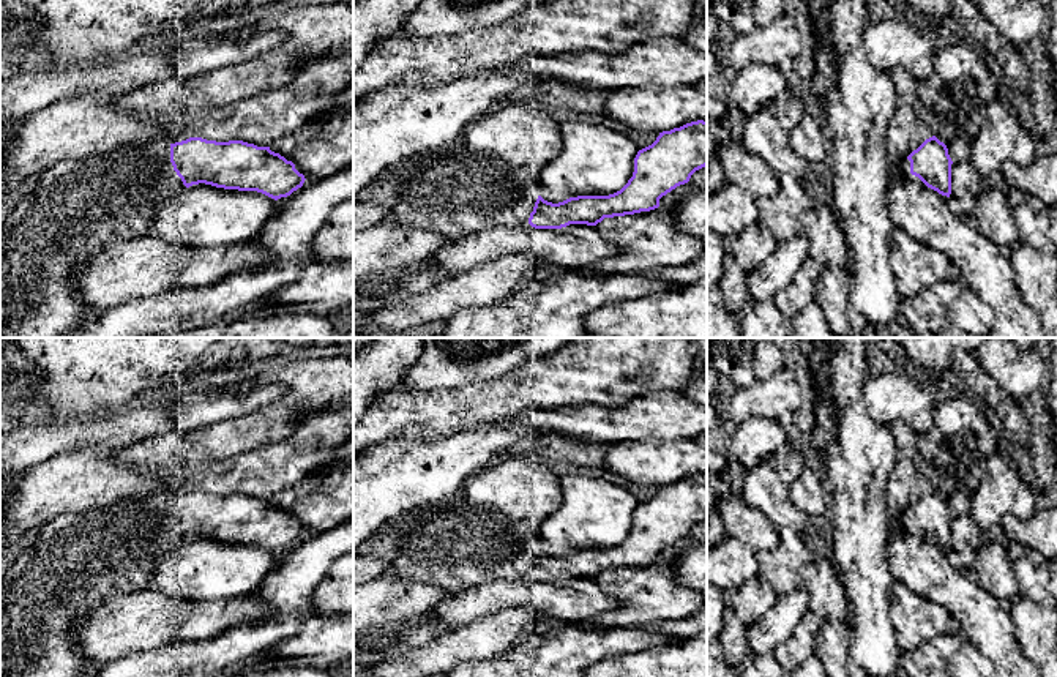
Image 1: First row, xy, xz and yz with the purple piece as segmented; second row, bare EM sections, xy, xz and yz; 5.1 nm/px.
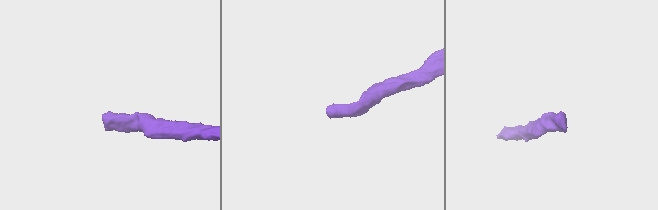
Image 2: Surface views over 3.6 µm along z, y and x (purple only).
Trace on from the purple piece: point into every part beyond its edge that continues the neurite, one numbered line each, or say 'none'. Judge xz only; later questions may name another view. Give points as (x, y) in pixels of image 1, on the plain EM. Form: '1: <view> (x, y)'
1: xz (451, 545)

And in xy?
1: xy (73, 564)

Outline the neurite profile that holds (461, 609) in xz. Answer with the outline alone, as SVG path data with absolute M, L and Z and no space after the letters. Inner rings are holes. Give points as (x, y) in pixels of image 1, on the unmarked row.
M570 578L562 582L535 582L527 589L522 582L495 581L481 587L470 589L464 593L450 597L434 609L437 620L451 628L469 625L487 614L499 612L506 608L521 606L530 603L543 615L558 619L562 622L577 622L598 614L614 611L618 601L614 597L606 595L596 579Z

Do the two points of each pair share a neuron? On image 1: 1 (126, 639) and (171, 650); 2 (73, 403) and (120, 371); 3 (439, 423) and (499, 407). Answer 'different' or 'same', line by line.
1: different
2: same
3: same

